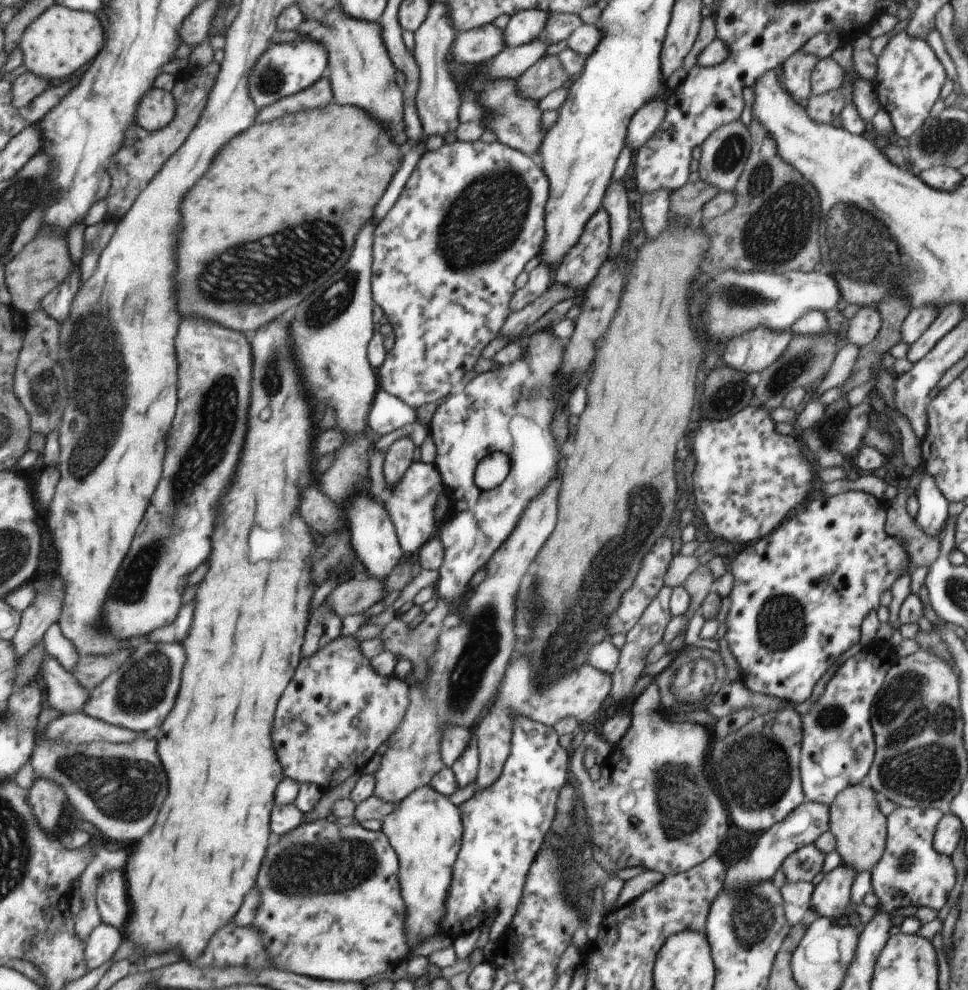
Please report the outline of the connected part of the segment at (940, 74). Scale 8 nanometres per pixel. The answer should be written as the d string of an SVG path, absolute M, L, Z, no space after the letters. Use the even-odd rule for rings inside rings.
M906 30L894 34L888 44L884 46L882 54L877 58L877 70L876 78L874 80L873 88L876 92L876 98L880 106L890 114L892 118L892 124L894 124L894 130L898 136L902 138L910 138L912 132L916 128L920 128L924 124L924 120L928 118L930 110L939 98L942 86L948 79L942 62L936 57L936 54L928 42L922 38L912 38L908 36Z

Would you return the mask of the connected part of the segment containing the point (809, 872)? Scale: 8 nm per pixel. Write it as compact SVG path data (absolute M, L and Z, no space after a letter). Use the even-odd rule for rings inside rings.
M814 844L803 846L789 854L782 863L781 869L787 882L812 882L818 872L822 872L826 854L822 854Z

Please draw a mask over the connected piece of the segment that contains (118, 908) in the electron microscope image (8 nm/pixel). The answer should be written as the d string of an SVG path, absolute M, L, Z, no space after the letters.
M112 870L100 878L98 904L103 922L124 928L130 920L130 894L124 872Z

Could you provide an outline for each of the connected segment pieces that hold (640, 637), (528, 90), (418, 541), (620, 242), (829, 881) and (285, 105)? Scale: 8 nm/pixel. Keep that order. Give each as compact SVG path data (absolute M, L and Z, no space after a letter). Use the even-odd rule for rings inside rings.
M665 586L660 590L658 596L652 600L648 608L642 613L640 620L630 628L626 633L626 642L620 649L620 660L616 670L612 673L612 690L610 696L614 698L615 704L622 704L626 698L631 696L642 670L646 666L646 656L648 652L662 641L667 624L672 620L671 610L669 609L669 600L672 594L672 588Z
M545 54L515 80L520 94L537 102L567 86L571 79L557 55Z
M422 461L412 462L402 480L394 486L394 490L386 489L383 496L382 506L384 510L388 510L388 516L395 525L404 552L411 557L414 557L434 534L434 504L437 503L438 494L442 493L442 480L436 468L432 468L434 465Z
M623 178L612 182L604 201L604 208L611 217L612 256L616 256L616 258L622 252L622 248L624 248L624 244L629 238L630 224L632 224L630 221L628 190L625 185Z
M840 864L826 873L812 893L811 909L820 917L841 922L847 917L846 906L852 902L851 888L858 874L846 864Z
M329 75L320 79L314 86L303 90L295 96L290 96L260 110L256 124L264 124L288 114L296 114L302 110L316 110L316 108L326 108L328 104L334 102L334 84Z

